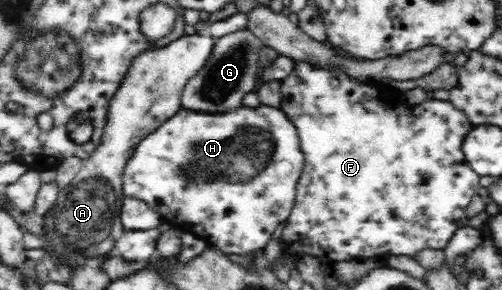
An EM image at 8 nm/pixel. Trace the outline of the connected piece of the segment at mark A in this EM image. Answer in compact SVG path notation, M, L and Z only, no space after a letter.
M204 32L194 33L193 35L184 35L178 40L166 45L164 48L152 48L152 50L142 52L130 66L130 72L126 76L122 86L118 88L118 93L110 102L109 122L106 124L105 134L102 136L102 142L97 150L92 152L90 158L83 160L78 174L73 178L64 190L59 191L56 204L49 211L47 217L45 240L48 246L45 251L51 254L53 258L61 258L63 267L70 270L72 262L76 260L78 255L90 256L94 254L94 250L90 250L90 246L110 238L110 248L112 248L112 240L116 240L120 236L120 232L124 232L120 220L120 210L122 210L122 202L125 196L122 194L122 173L126 166L126 161L131 155L133 148L147 134L150 134L163 120L172 116L180 104L180 95L190 78L193 78L206 62L213 55L214 44L216 39Z

